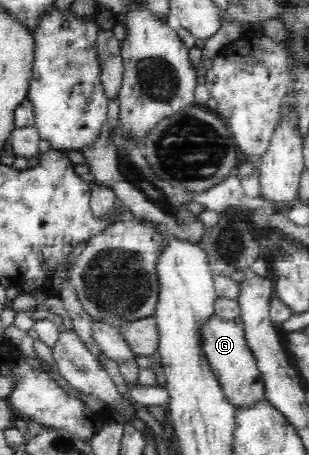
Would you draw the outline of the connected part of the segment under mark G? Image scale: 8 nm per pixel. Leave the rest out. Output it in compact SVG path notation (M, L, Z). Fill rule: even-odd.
M212 314L207 320L201 323L201 328L197 331L201 350L204 357L222 386L226 397L234 406L250 407L260 400L265 399L265 391L262 378L245 338L245 331L242 326L236 324L234 320L220 318Z

